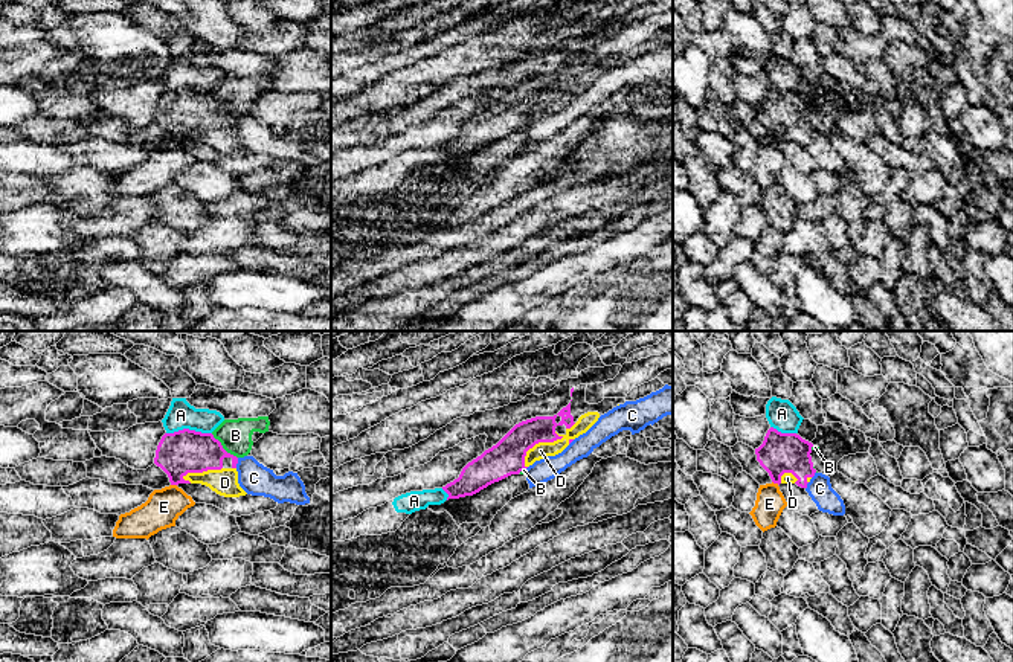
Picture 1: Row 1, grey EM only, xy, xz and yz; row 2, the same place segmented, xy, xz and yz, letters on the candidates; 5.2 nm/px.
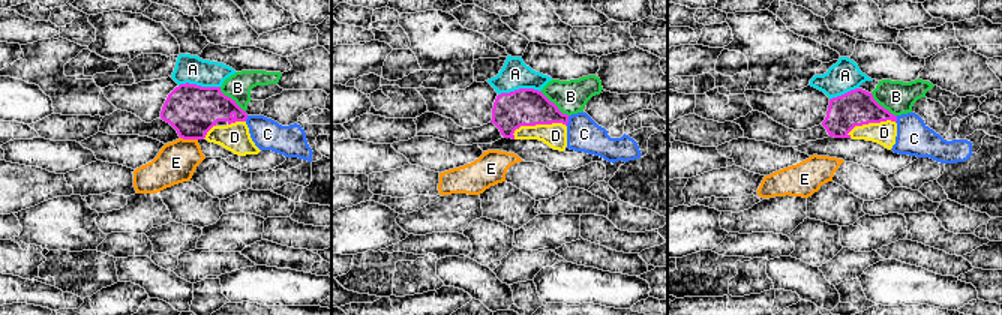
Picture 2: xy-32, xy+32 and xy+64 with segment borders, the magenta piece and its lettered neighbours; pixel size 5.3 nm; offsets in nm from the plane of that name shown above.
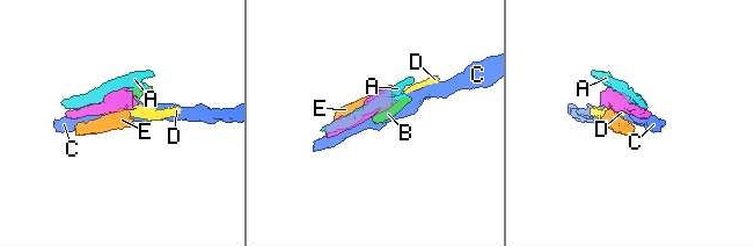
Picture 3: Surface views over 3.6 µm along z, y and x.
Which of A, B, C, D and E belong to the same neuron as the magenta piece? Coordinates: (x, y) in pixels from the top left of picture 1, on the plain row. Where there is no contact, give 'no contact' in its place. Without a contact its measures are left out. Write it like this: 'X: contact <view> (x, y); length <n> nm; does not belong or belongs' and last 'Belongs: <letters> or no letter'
A: contact xy (188, 87); length 240 nm; does not belong
B: contact xy (221, 106); length 190 nm; does not belong
C: contact xy (237, 121); length 60 nm; does not belong
D: contact xz (537, 101); length 260 nm; belongs
E: contact yz (775, 141); length 40 nm; does not belong
Belongs: D

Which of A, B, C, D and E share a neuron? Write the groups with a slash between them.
A / B / C / D / E

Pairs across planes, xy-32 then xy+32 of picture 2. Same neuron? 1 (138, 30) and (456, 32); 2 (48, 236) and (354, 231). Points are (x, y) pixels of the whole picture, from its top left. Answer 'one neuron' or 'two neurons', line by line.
1: one neuron
2: one neuron

